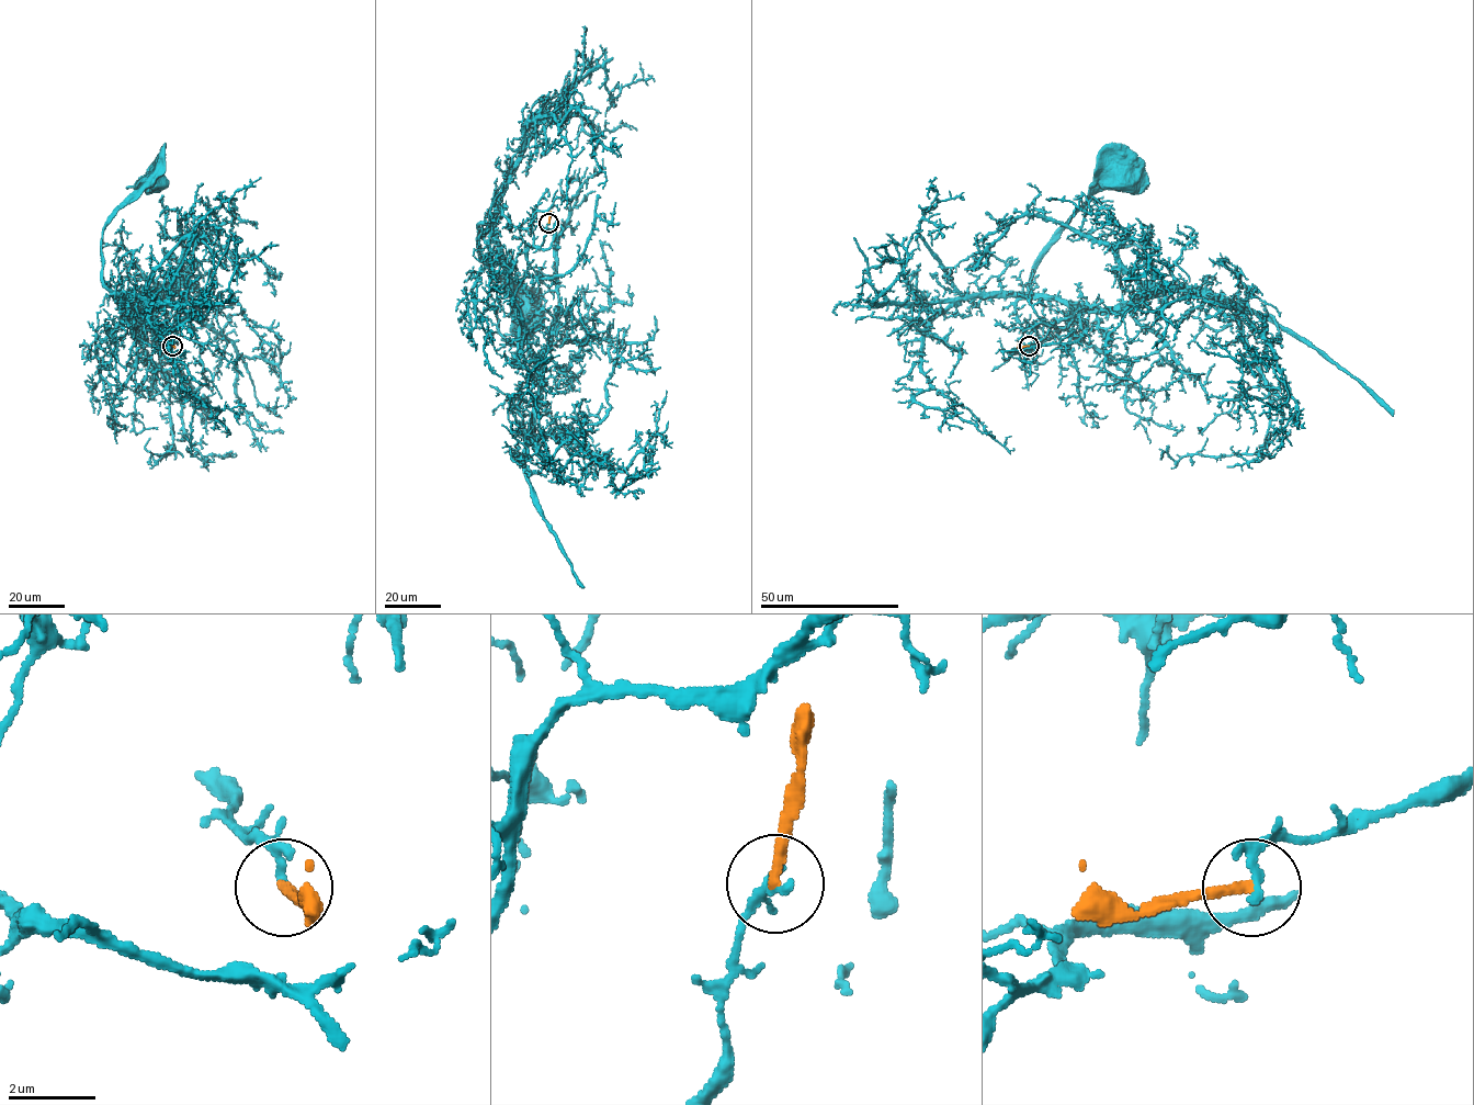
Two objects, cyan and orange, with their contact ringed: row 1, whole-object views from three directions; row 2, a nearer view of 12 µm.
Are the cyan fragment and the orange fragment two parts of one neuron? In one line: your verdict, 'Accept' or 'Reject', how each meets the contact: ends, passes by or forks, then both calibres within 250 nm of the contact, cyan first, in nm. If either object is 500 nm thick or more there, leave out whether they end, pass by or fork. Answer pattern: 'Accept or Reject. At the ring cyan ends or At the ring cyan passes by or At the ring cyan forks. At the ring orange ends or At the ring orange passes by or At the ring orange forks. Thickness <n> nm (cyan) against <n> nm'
Reject. At the ring cyan ends. At the ring orange ends. Thickness 200 nm (cyan) against 240 nm

